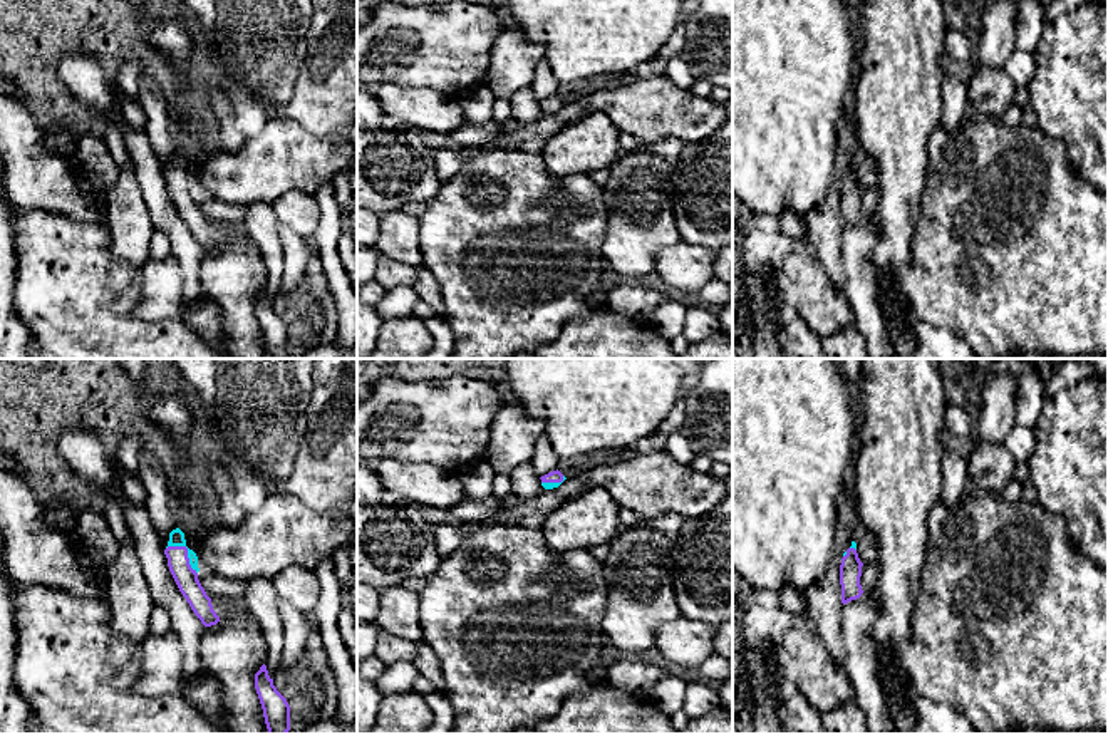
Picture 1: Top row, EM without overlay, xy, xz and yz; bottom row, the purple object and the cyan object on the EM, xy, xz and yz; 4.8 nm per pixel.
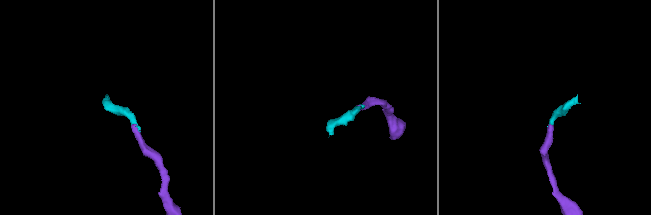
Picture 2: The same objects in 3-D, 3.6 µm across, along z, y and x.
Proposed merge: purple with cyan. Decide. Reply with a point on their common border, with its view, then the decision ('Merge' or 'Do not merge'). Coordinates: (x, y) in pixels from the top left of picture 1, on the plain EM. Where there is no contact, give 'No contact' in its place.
Touches purple at xy (186, 176). Merge

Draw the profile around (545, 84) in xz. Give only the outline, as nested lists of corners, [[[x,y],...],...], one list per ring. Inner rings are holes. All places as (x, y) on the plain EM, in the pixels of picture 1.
[[[543,59],[536,65],[531,89],[540,102],[558,94],[560,82]]]

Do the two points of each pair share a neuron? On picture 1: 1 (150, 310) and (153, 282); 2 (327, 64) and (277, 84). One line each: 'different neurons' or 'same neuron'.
1: same neuron
2: different neurons

